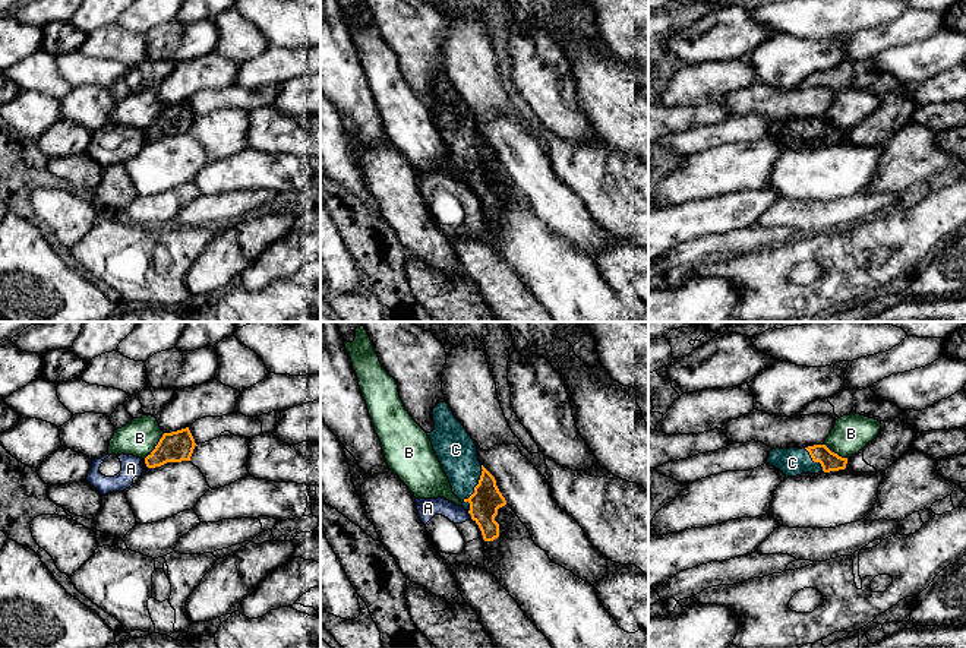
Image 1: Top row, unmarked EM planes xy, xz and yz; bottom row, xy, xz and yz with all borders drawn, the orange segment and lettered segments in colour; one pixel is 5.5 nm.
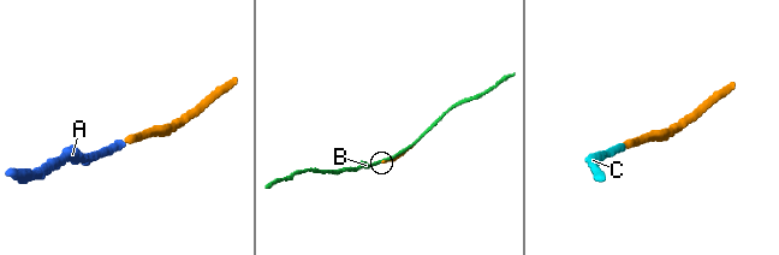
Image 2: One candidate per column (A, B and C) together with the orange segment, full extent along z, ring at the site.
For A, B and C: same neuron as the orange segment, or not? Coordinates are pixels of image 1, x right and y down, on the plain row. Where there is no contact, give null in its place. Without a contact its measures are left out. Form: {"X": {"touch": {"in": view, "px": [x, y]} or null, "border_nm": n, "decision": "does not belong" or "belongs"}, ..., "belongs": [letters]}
{"A": {"touch": {"in": "xz", "px": [470, 186]}, "border_nm": 50, "decision": "does not belong"}, "B": {"touch": {"in": "xy", "px": [155, 119]}, "border_nm": 180, "decision": "does not belong"}, "C": {"touch": {"in": "xz", "px": [474, 161]}, "border_nm": 260, "decision": "belongs"}, "belongs": ["C"]}

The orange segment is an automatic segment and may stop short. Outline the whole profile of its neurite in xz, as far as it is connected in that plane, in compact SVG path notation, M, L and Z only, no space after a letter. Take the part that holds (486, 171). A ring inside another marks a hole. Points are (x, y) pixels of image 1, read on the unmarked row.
M446 75L433 80L435 102L427 105L433 123L451 155L452 165L479 197L483 212L499 209L495 193L498 181L506 177L495 149L480 136L477 120Z

